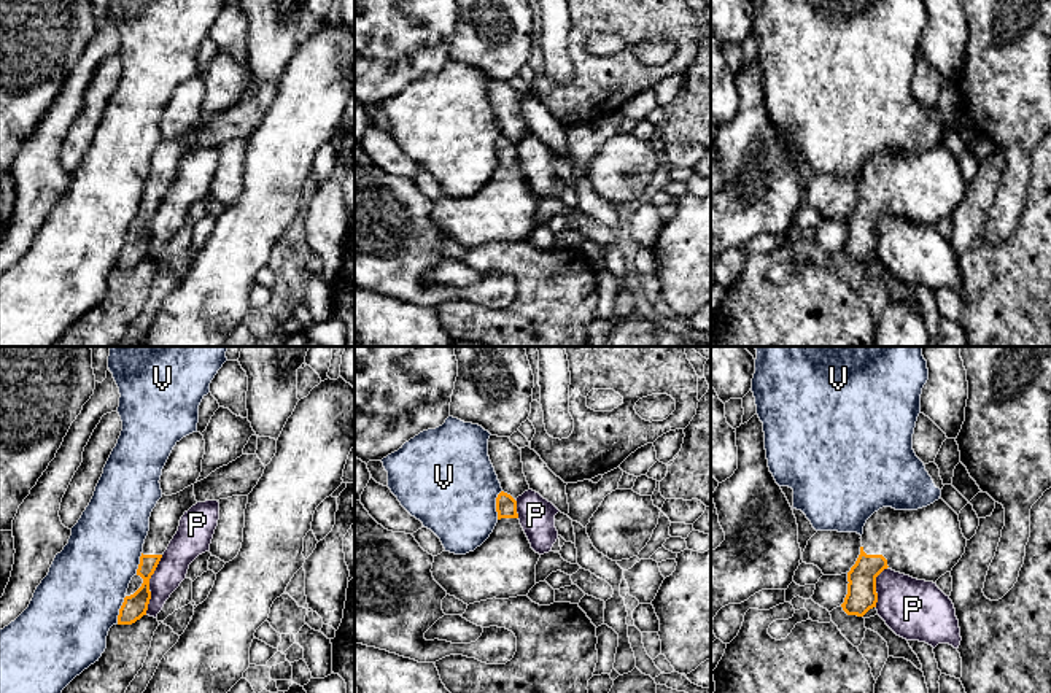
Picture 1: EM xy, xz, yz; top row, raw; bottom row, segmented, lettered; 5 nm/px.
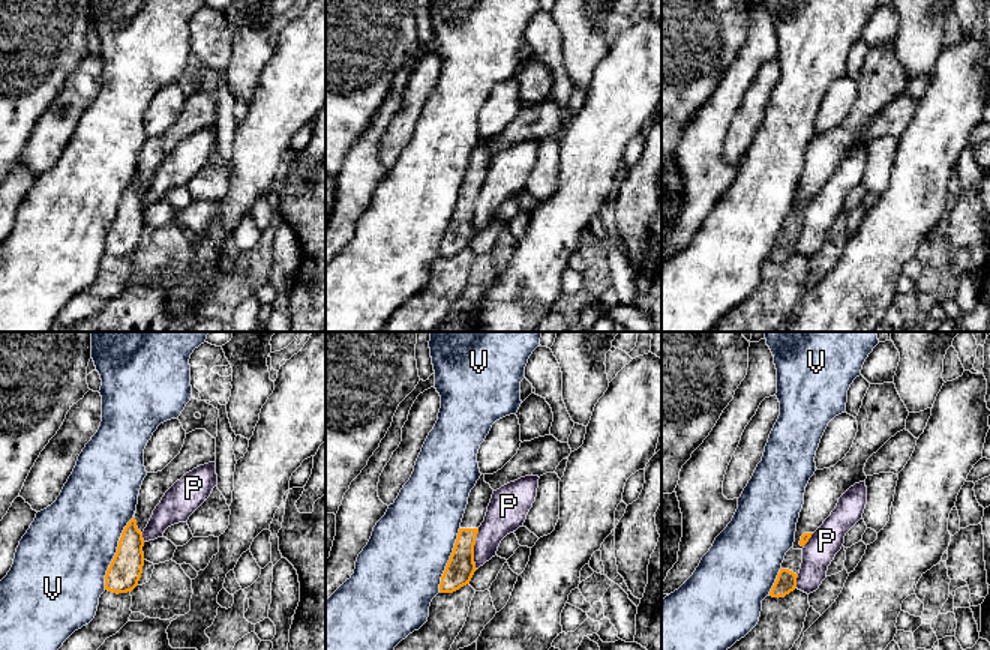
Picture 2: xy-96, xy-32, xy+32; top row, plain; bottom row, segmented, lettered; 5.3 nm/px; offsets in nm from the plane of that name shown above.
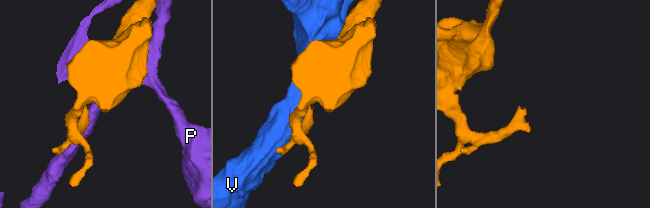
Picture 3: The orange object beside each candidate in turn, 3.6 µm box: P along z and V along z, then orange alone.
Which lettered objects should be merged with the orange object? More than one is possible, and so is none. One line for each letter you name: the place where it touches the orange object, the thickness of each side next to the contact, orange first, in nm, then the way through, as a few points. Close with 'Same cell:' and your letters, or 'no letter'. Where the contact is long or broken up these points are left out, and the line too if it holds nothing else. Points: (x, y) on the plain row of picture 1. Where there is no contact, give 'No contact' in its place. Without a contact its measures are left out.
Same cell: no letter

